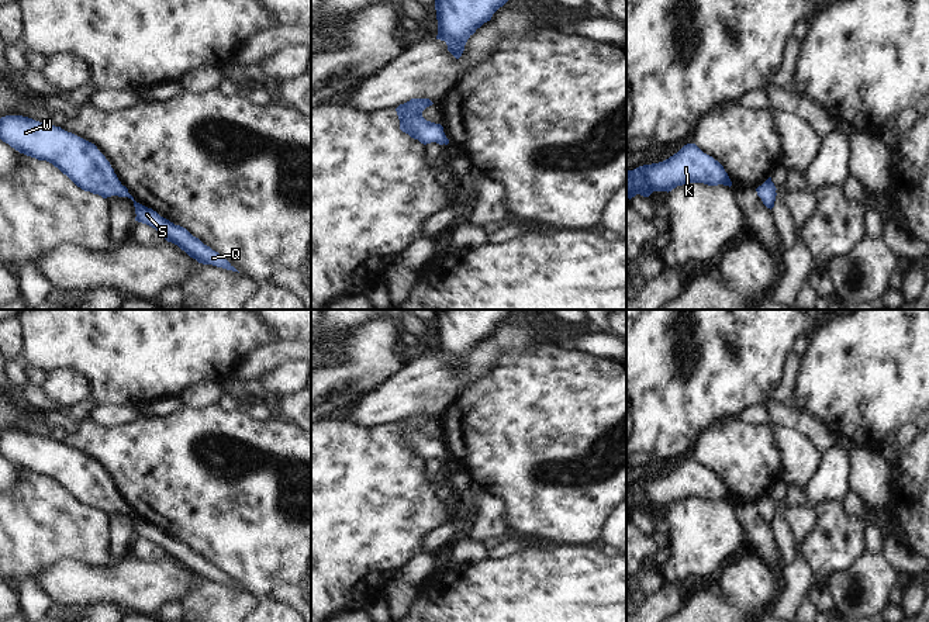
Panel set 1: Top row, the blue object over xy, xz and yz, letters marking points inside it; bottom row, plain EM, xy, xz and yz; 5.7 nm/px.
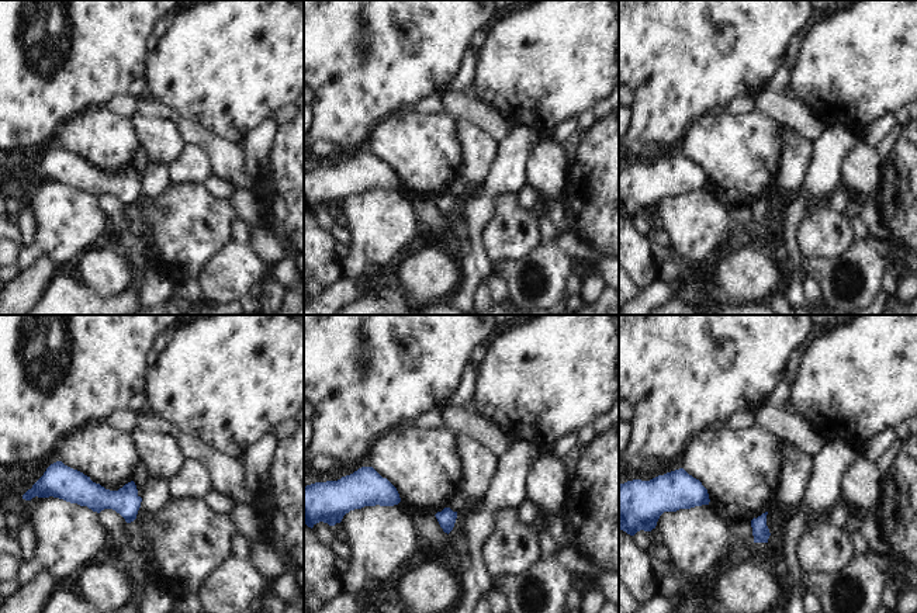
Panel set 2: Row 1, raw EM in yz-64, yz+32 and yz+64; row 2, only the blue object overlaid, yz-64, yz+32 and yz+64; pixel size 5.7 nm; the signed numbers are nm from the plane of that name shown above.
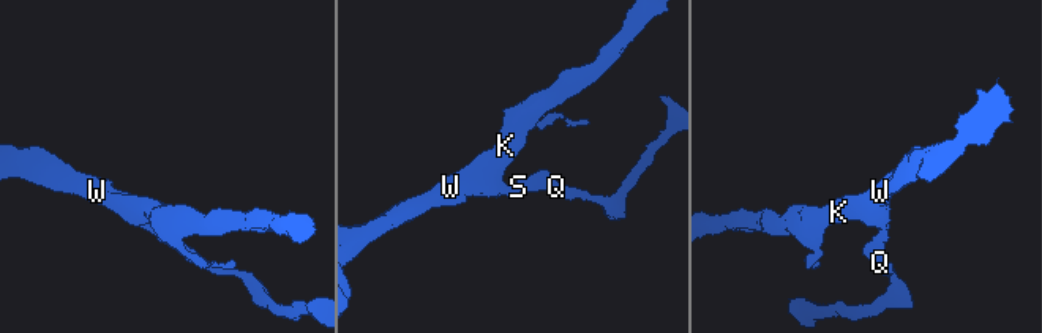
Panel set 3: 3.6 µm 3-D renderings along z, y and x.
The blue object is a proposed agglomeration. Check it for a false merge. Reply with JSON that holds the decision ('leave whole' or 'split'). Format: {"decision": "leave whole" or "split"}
{"decision": "leave whole"}

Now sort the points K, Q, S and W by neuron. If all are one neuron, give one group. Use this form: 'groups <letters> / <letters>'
groups K Q S W

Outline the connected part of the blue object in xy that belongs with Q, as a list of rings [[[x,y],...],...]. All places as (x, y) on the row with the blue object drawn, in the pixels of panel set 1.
[[[23,115],[0,118],[0,139],[20,153],[52,163],[84,191],[103,198],[111,196],[131,198],[137,214],[135,221],[155,228],[168,242],[177,245],[198,263],[238,272],[225,258],[186,228],[175,225],[152,208],[137,203],[94,144],[51,122],[39,122]]]

